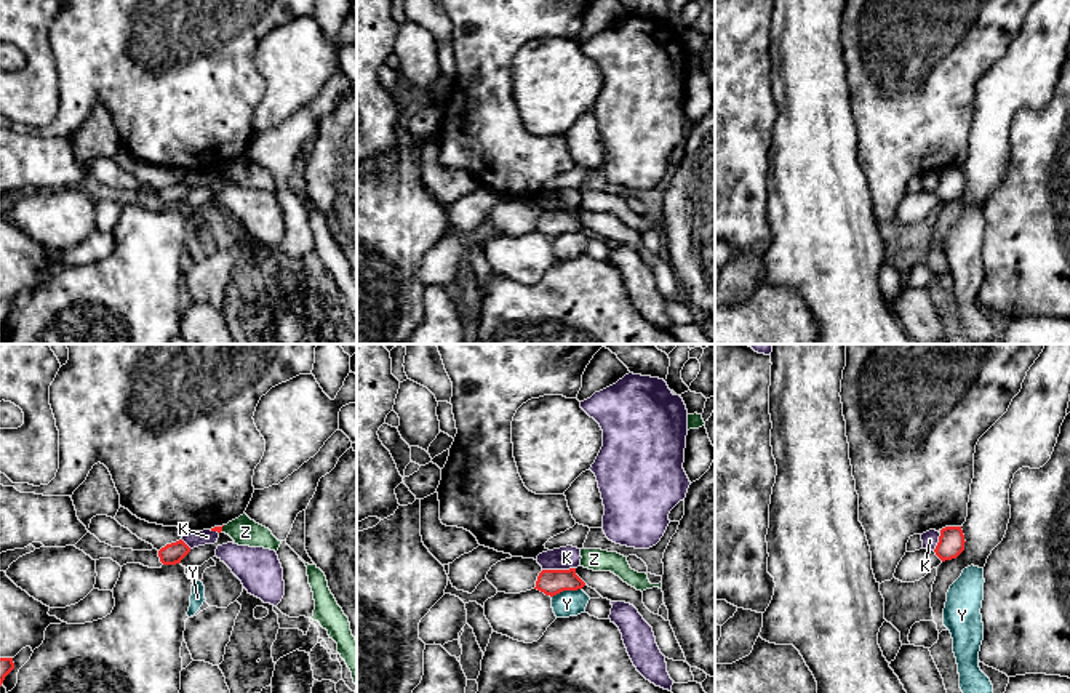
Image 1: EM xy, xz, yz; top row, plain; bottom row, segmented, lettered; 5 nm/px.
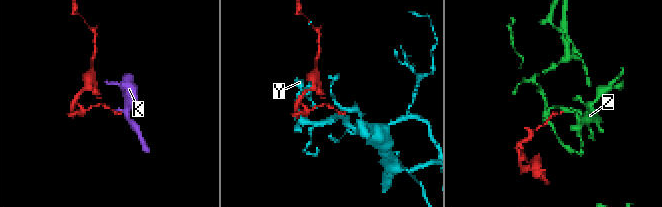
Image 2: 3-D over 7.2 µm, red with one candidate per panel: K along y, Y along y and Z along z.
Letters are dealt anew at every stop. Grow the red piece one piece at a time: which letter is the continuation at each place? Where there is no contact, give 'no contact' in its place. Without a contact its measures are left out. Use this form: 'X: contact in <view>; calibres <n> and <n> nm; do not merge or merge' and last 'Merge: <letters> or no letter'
K: contact in xz; calibres 130 and 110 nm; do not merge
Y: contact in xz; calibres 130 and 130 nm; do not merge
Z: contact in xy; calibres 30 and 140 nm; do not merge
Merge: no letter

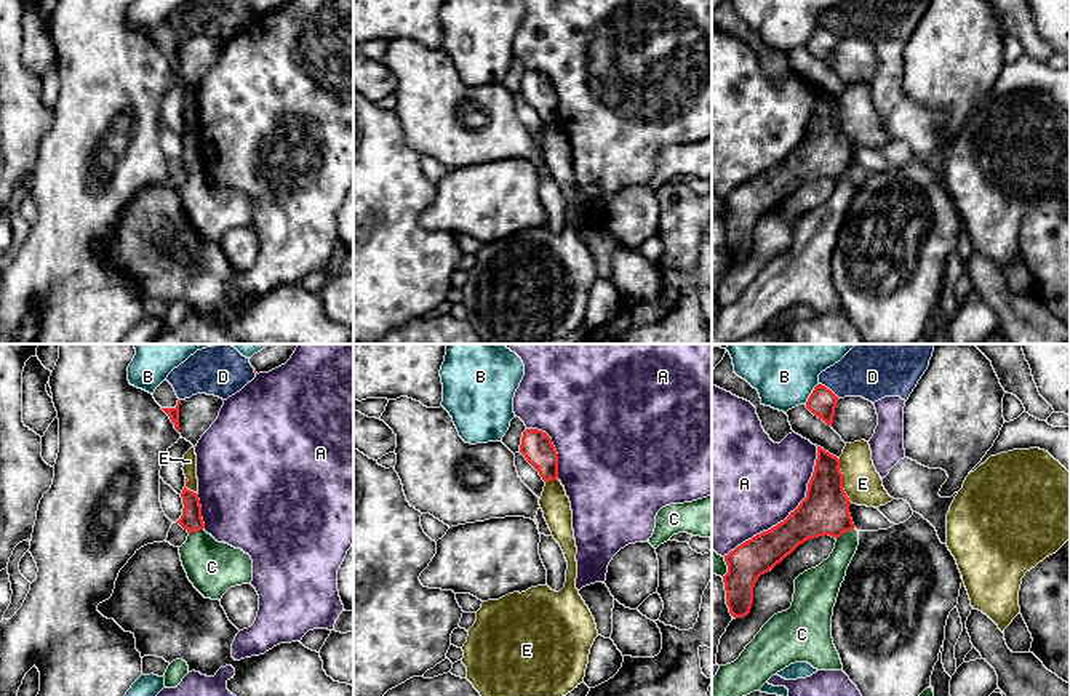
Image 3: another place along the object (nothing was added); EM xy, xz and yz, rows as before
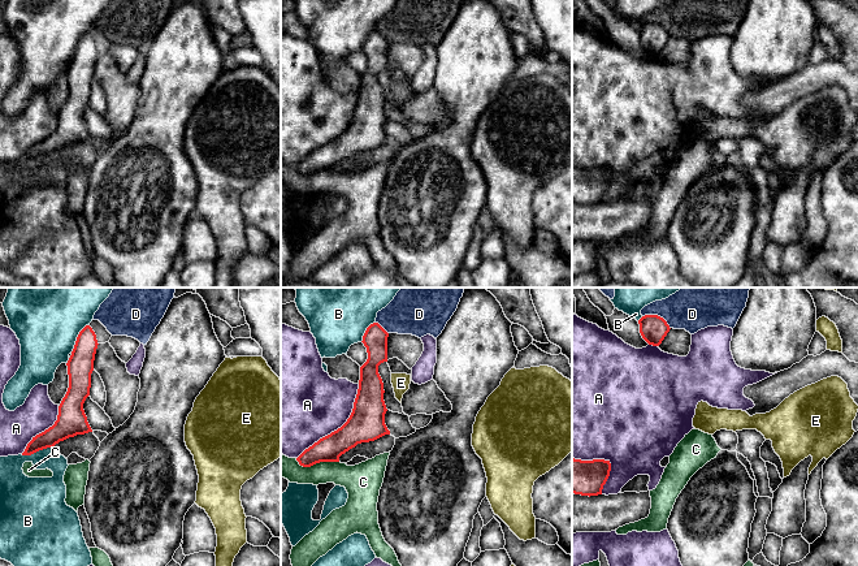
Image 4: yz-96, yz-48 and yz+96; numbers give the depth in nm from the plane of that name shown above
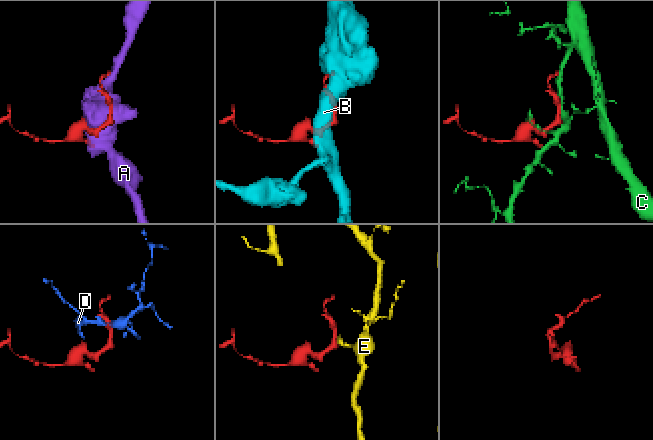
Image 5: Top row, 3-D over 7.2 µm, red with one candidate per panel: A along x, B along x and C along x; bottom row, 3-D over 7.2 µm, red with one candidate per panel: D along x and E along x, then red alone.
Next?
A: contact in yz; calibres 240 and 480 nm; do not merge
B: contact in yz; calibres 140 and 420 nm; do not merge
C: contact in yz; calibres 240 and 150 nm; do not merge
D: contact in yz; calibres 140 and 300 nm; do not merge
E: contact in yz; calibres 240 and 190 nm; do not merge
Merge: no letter

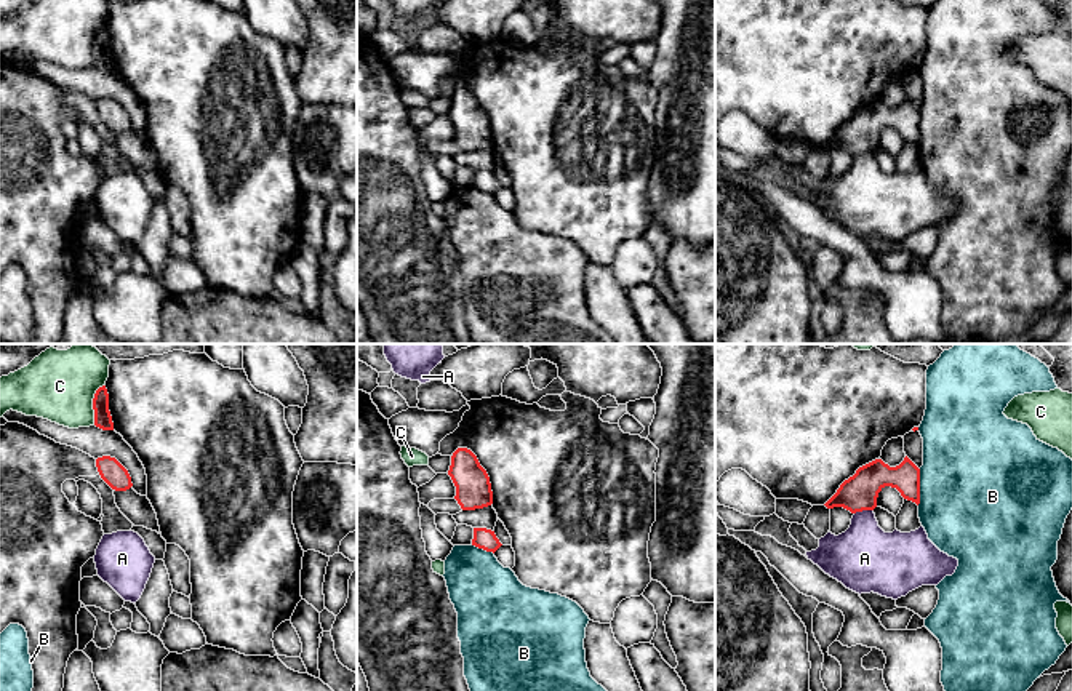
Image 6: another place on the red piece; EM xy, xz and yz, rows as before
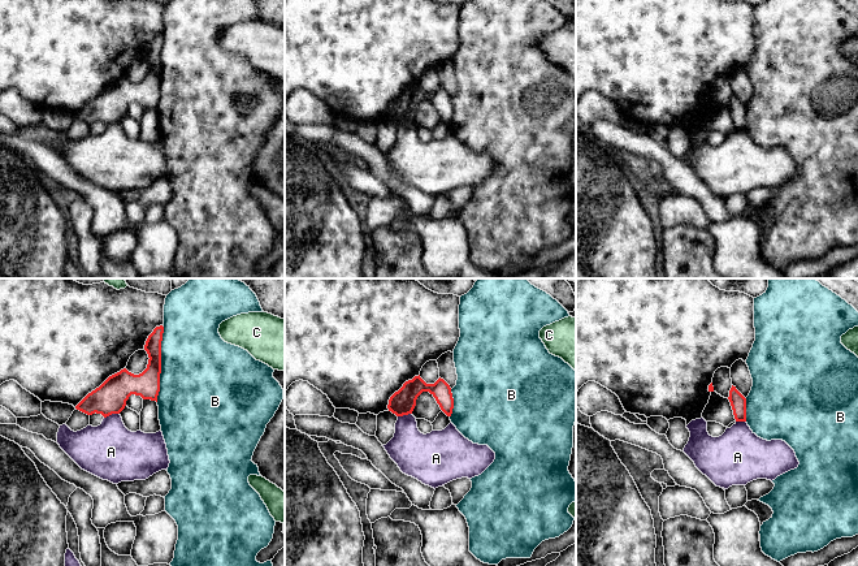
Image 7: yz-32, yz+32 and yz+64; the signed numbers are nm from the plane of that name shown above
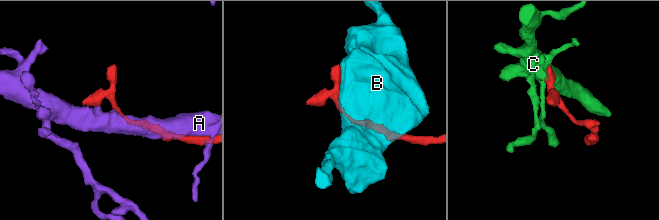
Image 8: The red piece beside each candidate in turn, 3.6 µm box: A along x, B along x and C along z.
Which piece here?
A: contact in yz; calibres 180 and 340 nm; do not merge
B: contact in yz; calibres 150 and 500 nm; do not merge
C: contact in xy; calibres 90 and 360 nm; do not merge
Merge: no letter

